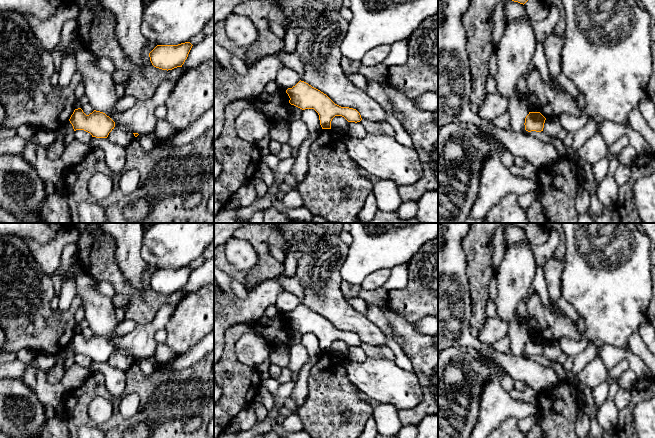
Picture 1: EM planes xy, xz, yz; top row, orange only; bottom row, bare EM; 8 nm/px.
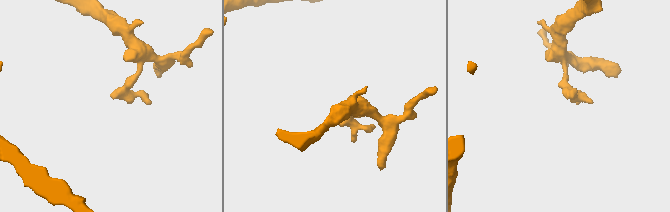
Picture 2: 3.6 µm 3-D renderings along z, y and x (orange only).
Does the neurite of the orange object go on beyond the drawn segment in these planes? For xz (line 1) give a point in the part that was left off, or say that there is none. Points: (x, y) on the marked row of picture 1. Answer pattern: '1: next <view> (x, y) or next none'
1: next none

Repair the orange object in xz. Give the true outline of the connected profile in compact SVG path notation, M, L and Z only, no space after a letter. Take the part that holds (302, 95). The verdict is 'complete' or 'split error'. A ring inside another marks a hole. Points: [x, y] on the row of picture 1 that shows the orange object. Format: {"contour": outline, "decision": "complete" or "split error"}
{"contour": "M299 81L286 90L289 103L302 110L314 109L320 120L322 129L331 129L331 121L335 116L342 116L348 122L360 122L360 113L353 108L341 107L335 104L326 94L304 81Z", "decision": "complete"}

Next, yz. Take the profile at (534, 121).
{"contour": "M529 112L525 118L525 130L528 132L541 132L544 128L546 118L540 112Z", "decision": "complete"}

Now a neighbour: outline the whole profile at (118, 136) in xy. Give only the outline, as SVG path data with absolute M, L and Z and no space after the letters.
M114 128L109 133L107 139L112 143L125 148L127 145L135 141L135 136L133 133L127 132L120 128Z

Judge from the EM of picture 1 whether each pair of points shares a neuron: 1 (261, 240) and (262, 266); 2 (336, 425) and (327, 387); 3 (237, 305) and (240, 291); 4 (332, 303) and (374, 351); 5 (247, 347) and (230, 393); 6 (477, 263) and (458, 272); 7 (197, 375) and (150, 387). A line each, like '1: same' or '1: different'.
1: same
2: same
3: different
4: different
5: different
6: different
7: same

